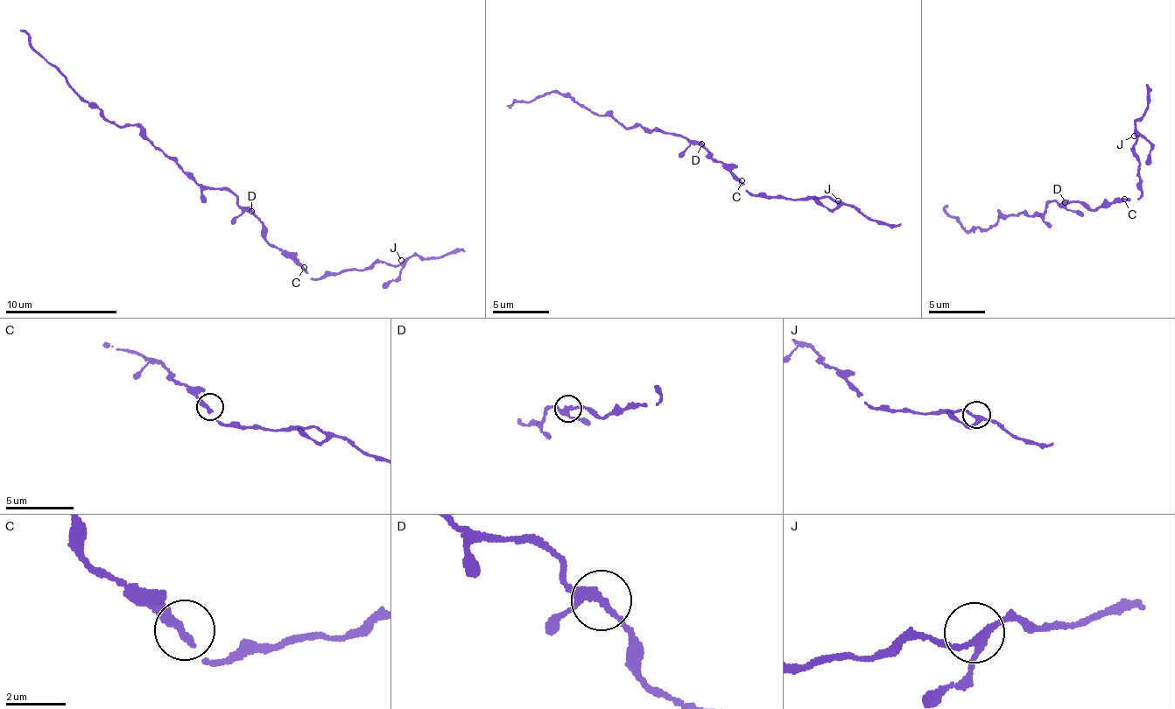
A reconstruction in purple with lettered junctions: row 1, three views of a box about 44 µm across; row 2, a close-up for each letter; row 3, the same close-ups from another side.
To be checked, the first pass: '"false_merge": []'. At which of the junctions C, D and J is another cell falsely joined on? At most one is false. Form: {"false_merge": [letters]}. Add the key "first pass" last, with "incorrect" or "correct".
{"false_merge": [], "first pass": "correct"}

